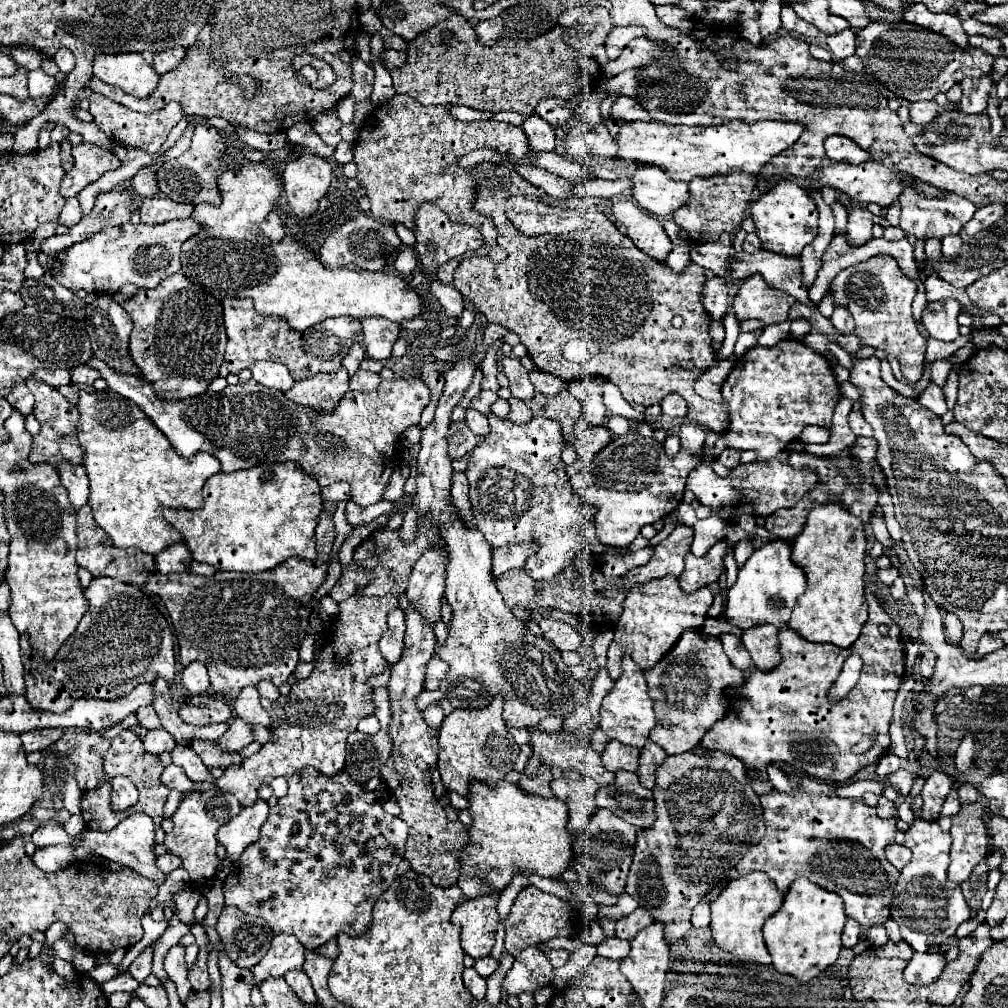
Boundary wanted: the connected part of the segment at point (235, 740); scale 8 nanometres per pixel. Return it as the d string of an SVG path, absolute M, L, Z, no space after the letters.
M235 718L229 726L229 730L217 740L217 746L223 752L239 752L243 746L253 742L253 732L251 726L245 724L241 718Z

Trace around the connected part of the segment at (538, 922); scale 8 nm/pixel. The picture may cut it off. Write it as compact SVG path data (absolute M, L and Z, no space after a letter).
M527 886L519 892L511 906L511 914L507 918L507 936L505 936L505 948L517 956L523 948L535 946L539 942L551 940L555 936L575 936L575 910L561 898L547 894L535 886Z

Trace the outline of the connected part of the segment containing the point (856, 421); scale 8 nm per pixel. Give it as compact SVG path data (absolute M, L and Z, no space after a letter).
M851 412L849 414L849 426L851 426L853 434L857 434L857 436L873 436L871 426L867 424L867 420L863 418L861 412Z

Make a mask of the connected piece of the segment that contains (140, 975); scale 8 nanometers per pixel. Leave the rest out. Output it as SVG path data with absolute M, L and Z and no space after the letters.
M147 946L147 948L133 960L133 964L131 964L131 968L129 968L129 972L133 974L133 978L139 980L139 982L143 982L143 980L151 974L151 958L153 958L151 952L153 952L151 946Z

